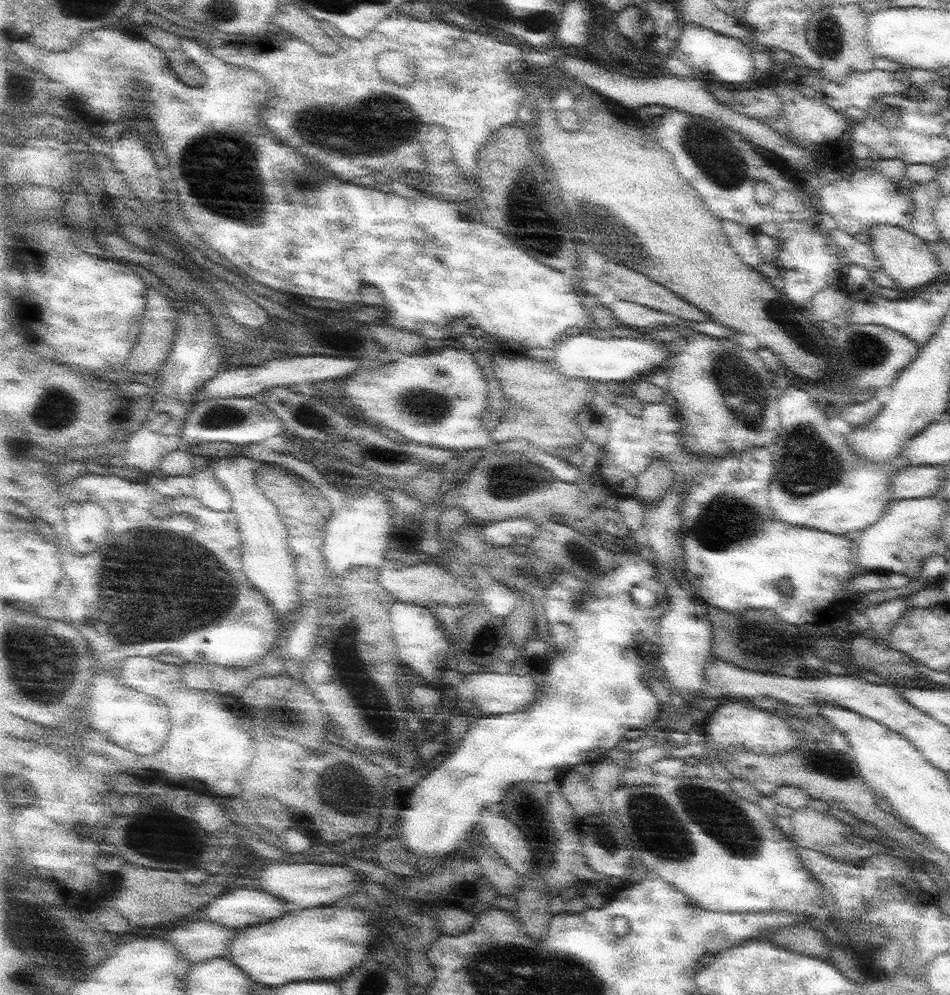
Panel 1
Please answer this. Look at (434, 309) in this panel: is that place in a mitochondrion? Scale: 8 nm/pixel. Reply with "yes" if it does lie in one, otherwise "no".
no

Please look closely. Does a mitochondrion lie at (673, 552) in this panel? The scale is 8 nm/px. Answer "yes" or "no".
no

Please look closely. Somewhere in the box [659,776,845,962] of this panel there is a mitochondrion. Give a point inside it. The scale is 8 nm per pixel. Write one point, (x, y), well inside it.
(696, 798)

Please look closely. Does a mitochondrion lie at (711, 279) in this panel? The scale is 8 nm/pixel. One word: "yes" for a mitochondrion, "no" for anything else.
no

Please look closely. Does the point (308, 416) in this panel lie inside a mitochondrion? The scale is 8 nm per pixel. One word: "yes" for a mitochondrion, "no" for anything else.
yes

